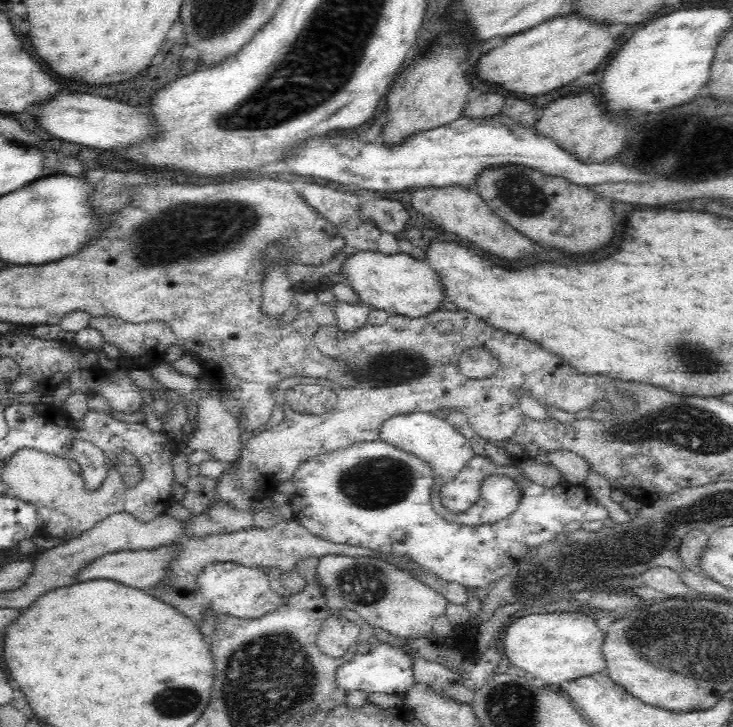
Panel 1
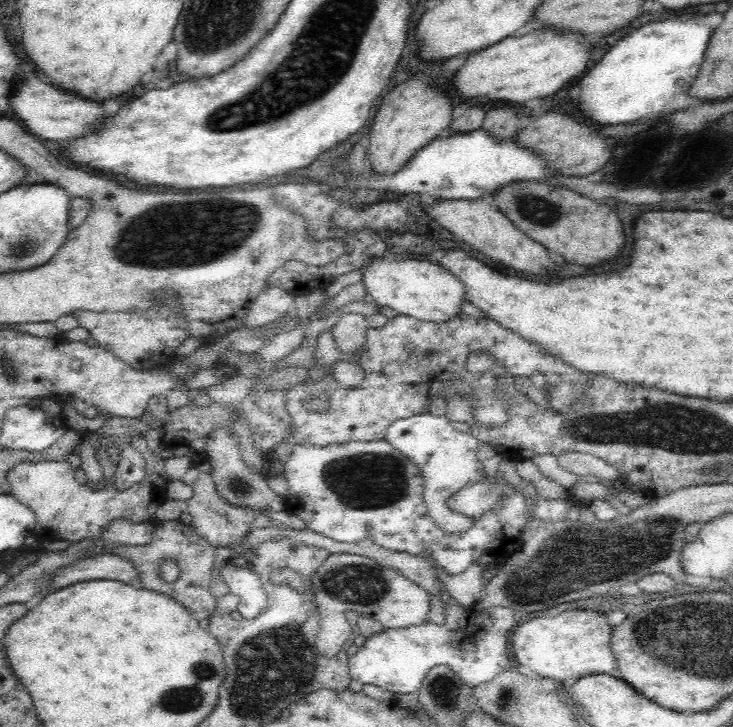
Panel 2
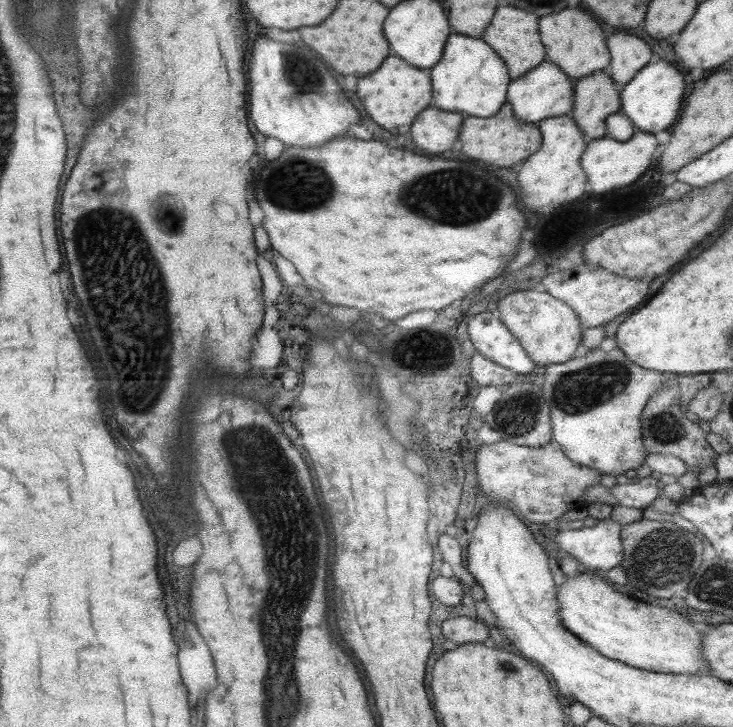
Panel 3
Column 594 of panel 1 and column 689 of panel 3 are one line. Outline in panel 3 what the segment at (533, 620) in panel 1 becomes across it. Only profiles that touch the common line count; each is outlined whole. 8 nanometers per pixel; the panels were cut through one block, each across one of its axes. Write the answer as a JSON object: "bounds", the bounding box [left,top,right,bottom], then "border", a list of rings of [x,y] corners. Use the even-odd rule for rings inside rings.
{"bounds":[556,570,706,675],"border":[[[581,570],[573,578],[566,578],[556,587],[556,601],[561,624],[581,642],[593,647],[605,658],[656,673],[695,675],[706,672],[706,662],[700,651],[703,632],[693,630],[689,620],[679,616],[677,612],[659,606],[649,606],[645,602],[629,598],[624,593],[616,592],[607,584],[607,580],[601,580],[599,574]]]}

